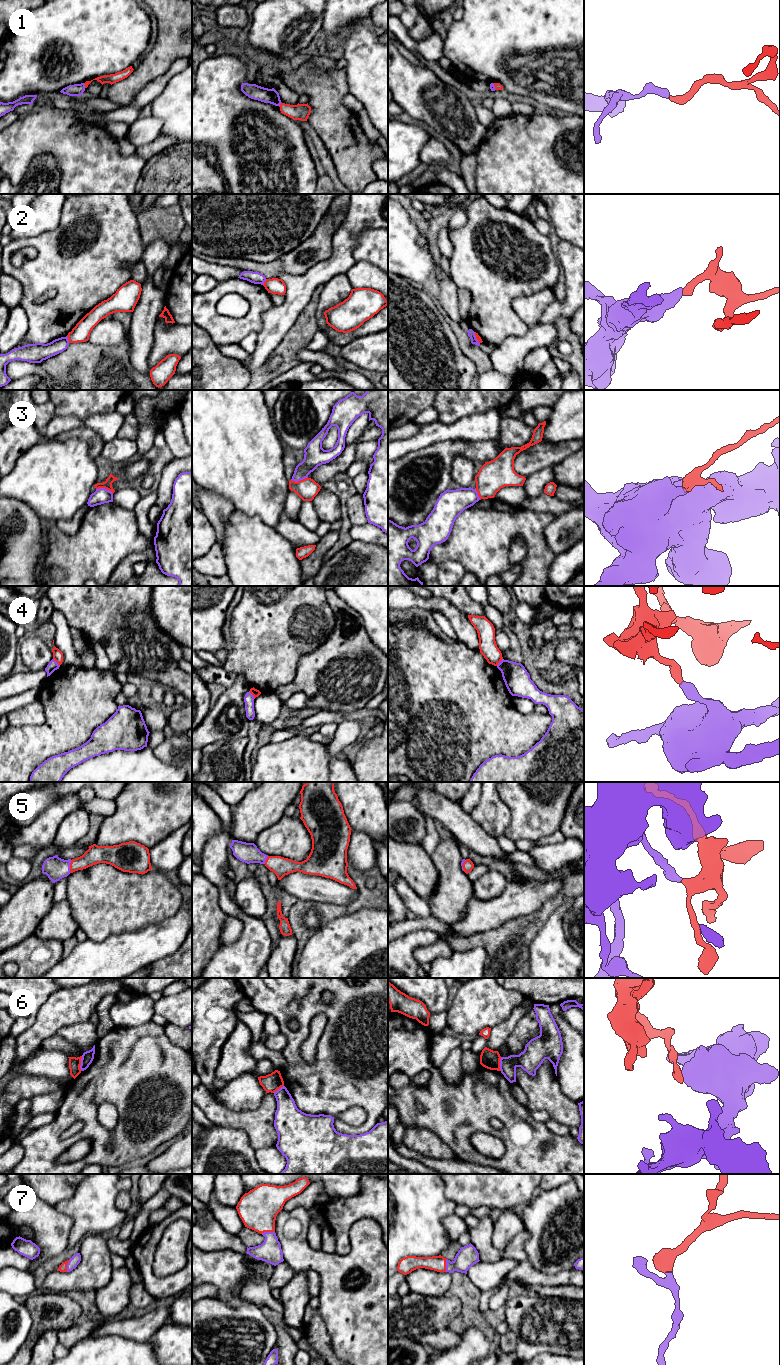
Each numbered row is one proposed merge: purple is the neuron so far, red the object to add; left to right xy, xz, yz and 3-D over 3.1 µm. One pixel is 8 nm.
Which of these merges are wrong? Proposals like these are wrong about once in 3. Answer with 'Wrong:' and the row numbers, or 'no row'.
Wrong: 1, 2, 3, 4, 6

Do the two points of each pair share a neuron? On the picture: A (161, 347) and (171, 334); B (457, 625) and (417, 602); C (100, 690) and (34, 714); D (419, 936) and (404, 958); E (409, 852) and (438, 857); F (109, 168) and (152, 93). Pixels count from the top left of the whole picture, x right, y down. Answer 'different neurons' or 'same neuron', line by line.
A: same neuron
B: same neuron
C: different neurons
D: same neuron
E: different neurons
F: different neurons

